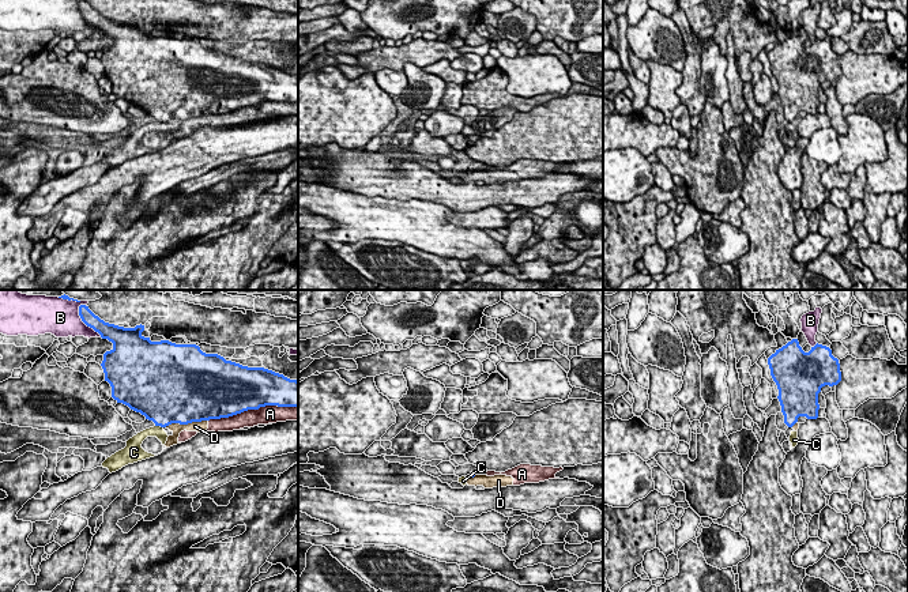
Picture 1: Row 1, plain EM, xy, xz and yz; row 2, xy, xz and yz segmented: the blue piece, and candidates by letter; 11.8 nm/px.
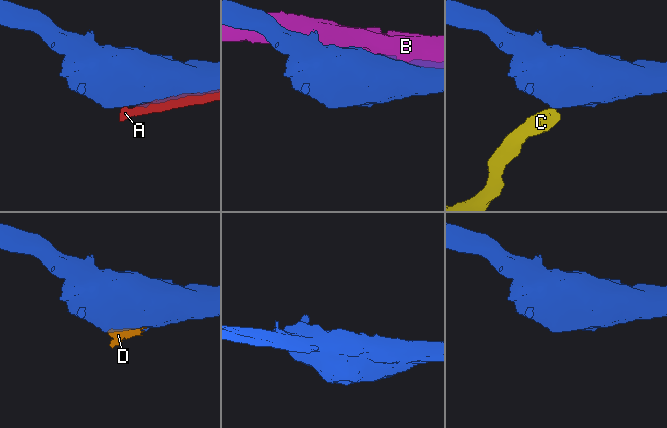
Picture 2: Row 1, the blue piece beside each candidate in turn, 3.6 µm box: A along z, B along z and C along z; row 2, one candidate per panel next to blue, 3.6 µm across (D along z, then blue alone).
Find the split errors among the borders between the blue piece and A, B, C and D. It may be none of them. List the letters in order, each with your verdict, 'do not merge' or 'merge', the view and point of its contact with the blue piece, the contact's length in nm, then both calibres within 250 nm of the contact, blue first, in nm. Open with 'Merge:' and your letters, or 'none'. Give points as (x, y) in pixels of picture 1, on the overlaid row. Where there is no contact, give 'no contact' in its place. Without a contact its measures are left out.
Merge: none
A: do not merge; meets blue in xy at (252, 408); contact 1050 nm long; 500 nm thick on the blue side, 220 nm on the other
B: do not merge; meets blue in xy at (79, 310); contact 700 nm long; 160 nm thick on the blue side, 440 nm on the other
C: do not merge; meets blue in xy at (159, 425); contact 100 nm long; 480 nm thick on the blue side, 140 nm on the other
D: do not merge; meets blue in xy at (185, 423); contact 500 nm long; 480 nm thick on the blue side, 130 nm on the other

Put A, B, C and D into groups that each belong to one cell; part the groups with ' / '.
A C D / B

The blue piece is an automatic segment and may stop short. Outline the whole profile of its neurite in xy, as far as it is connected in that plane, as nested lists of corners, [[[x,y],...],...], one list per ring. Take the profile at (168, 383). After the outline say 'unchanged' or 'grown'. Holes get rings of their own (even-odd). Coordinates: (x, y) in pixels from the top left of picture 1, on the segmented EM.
[[[86,305],[79,306],[79,316],[102,339],[113,343],[113,348],[103,354],[101,363],[105,381],[112,387],[112,397],[140,412],[155,426],[229,418],[265,406],[298,407],[297,380],[264,367],[242,366],[218,354],[206,354],[196,344],[151,342],[142,335],[144,325],[124,328],[105,323]]]; unchanged

